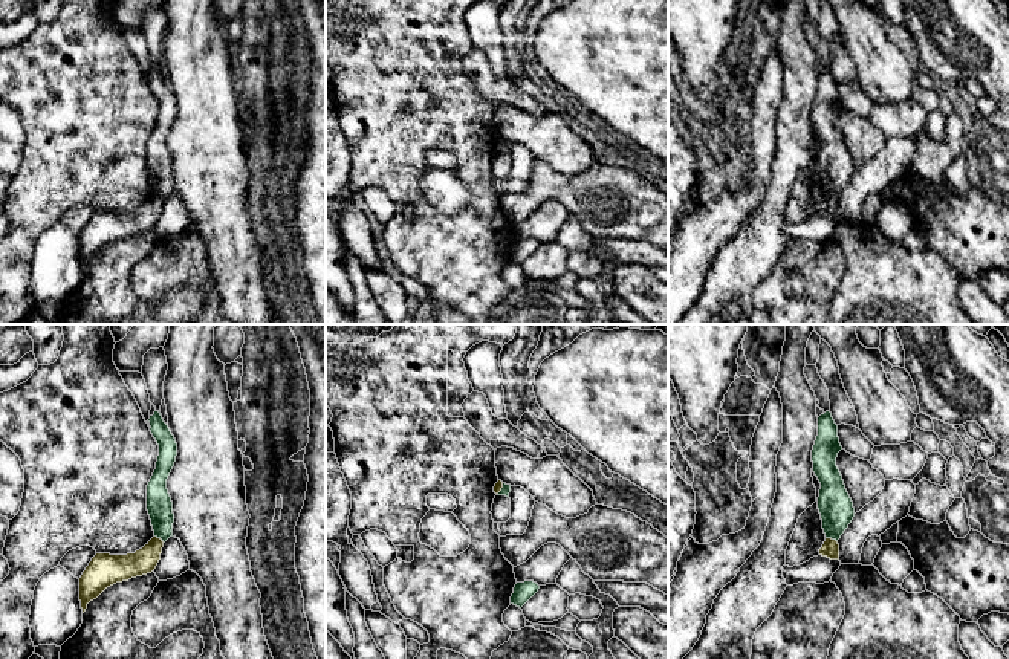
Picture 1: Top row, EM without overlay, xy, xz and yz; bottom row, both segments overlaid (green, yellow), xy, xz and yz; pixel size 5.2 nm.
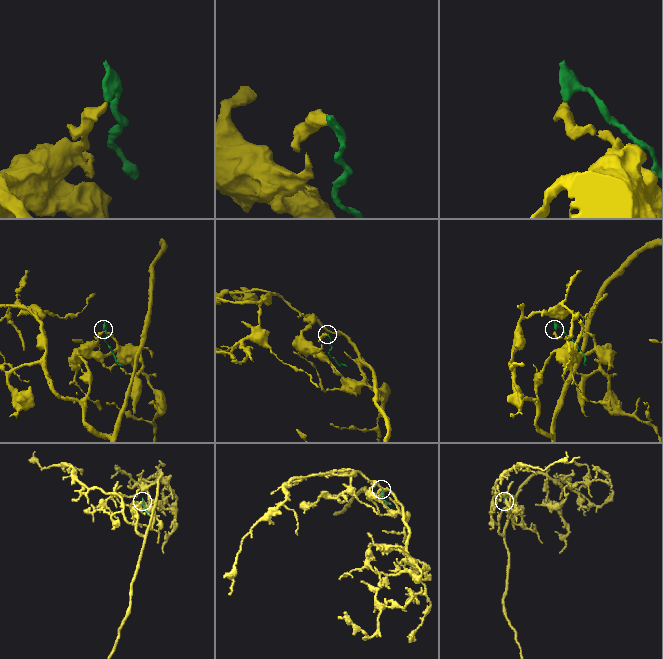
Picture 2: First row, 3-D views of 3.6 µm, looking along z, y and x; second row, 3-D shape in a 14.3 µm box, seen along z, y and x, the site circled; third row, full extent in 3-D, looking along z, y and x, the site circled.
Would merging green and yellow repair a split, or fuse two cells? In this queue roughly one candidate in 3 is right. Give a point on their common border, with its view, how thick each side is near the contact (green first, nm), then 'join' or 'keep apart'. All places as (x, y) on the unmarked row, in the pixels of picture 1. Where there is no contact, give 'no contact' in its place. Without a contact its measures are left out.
contact yz (832, 196); calibres 180 and 90 nm; keep apart

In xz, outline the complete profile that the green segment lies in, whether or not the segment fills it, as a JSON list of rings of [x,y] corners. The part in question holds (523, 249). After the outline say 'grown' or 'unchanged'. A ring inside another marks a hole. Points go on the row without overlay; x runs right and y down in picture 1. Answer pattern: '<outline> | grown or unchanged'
[[[534,239],[517,240],[511,254],[511,261],[523,265],[537,249],[540,243]]] | unchanged

